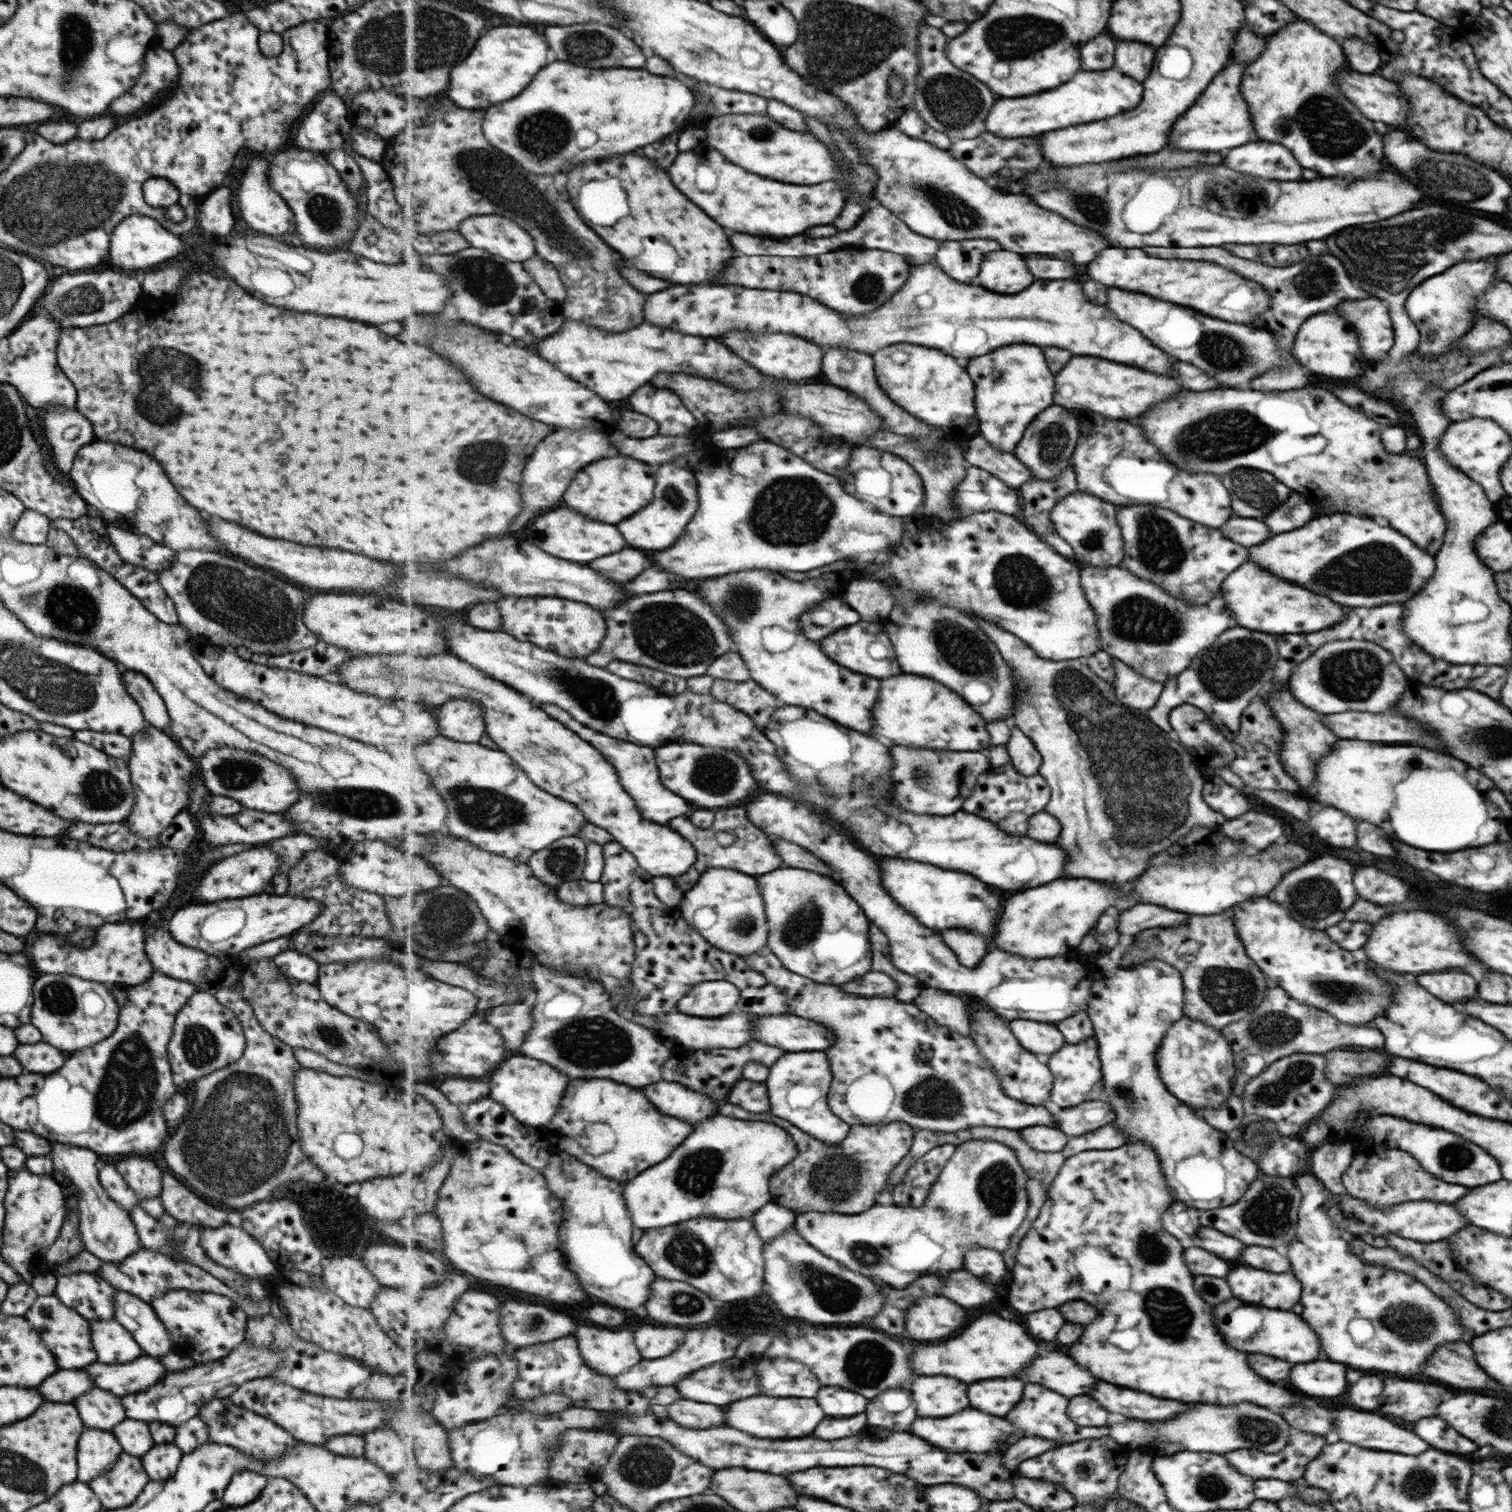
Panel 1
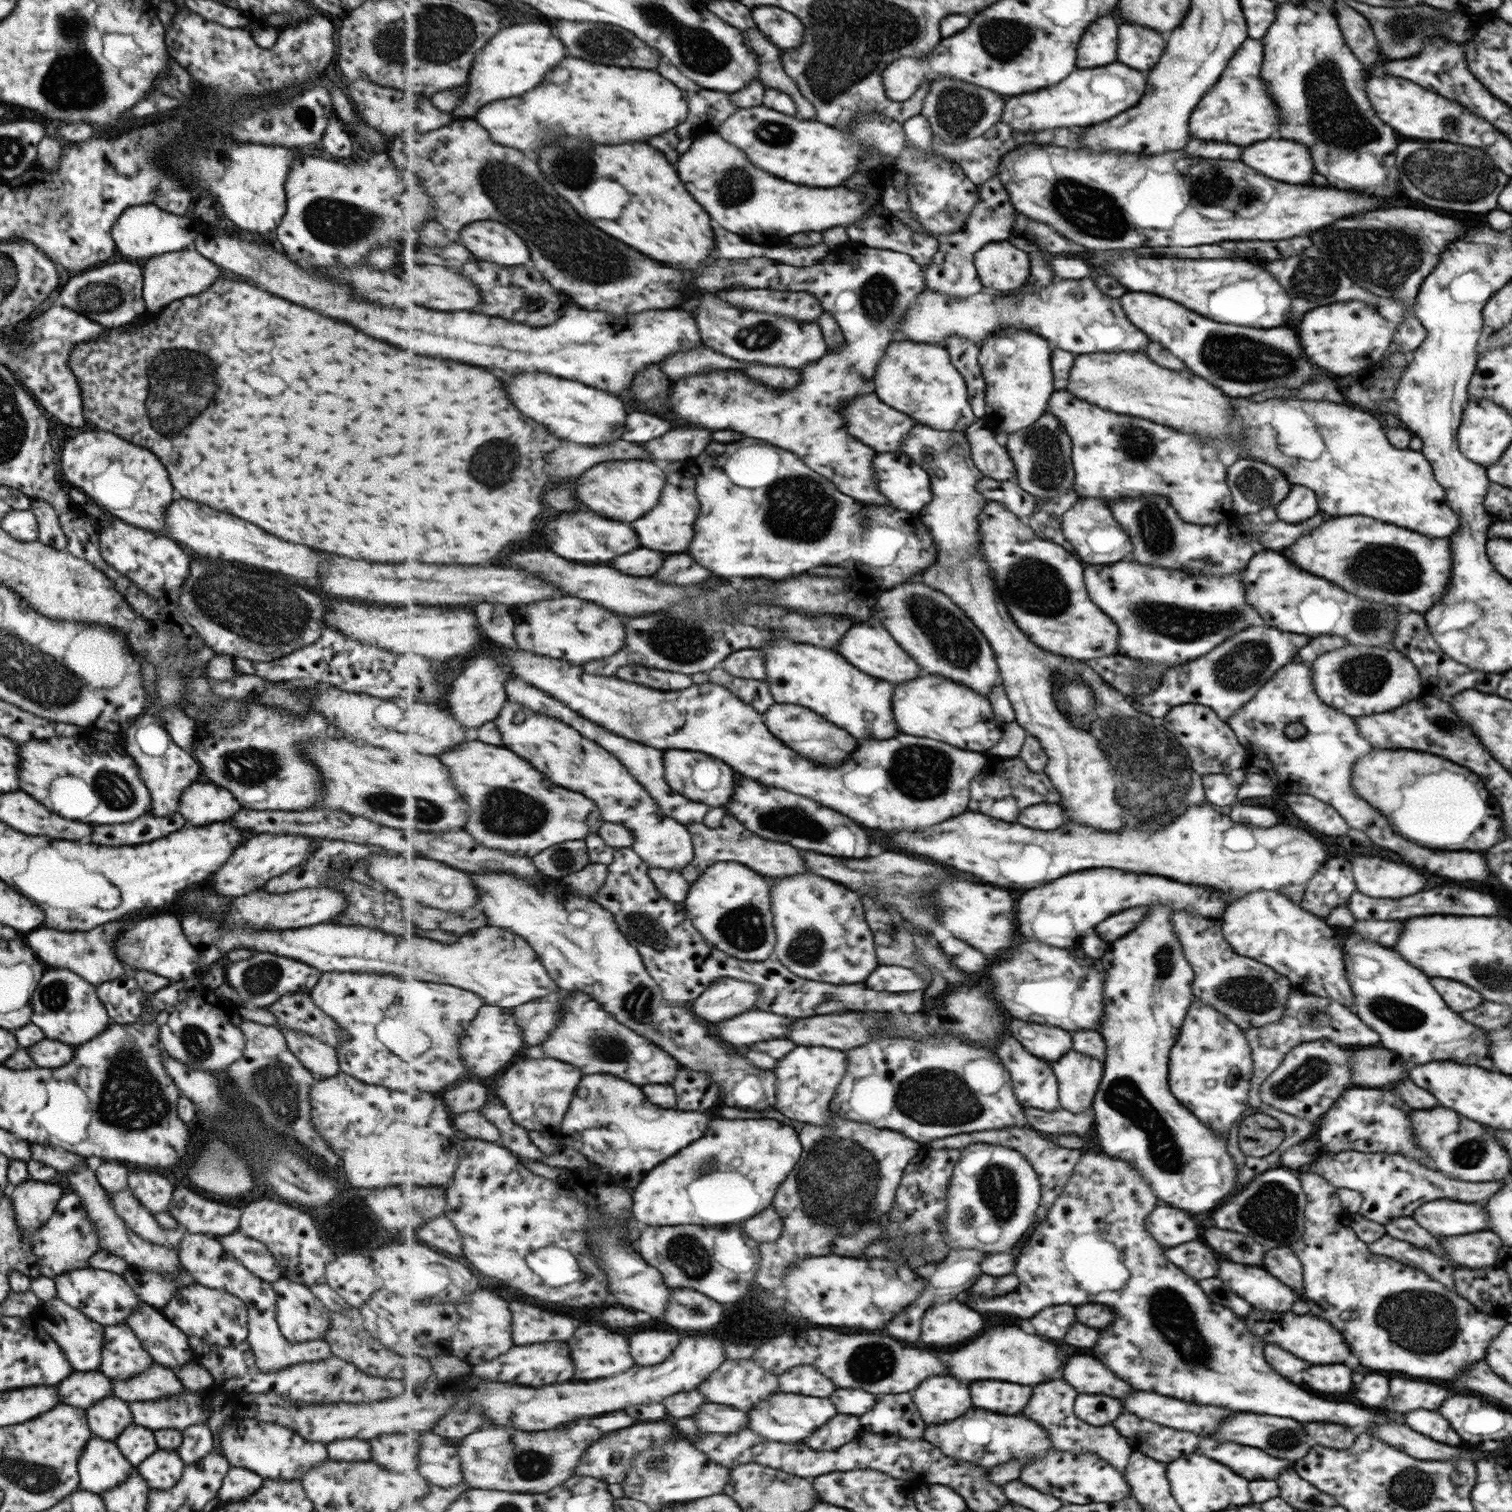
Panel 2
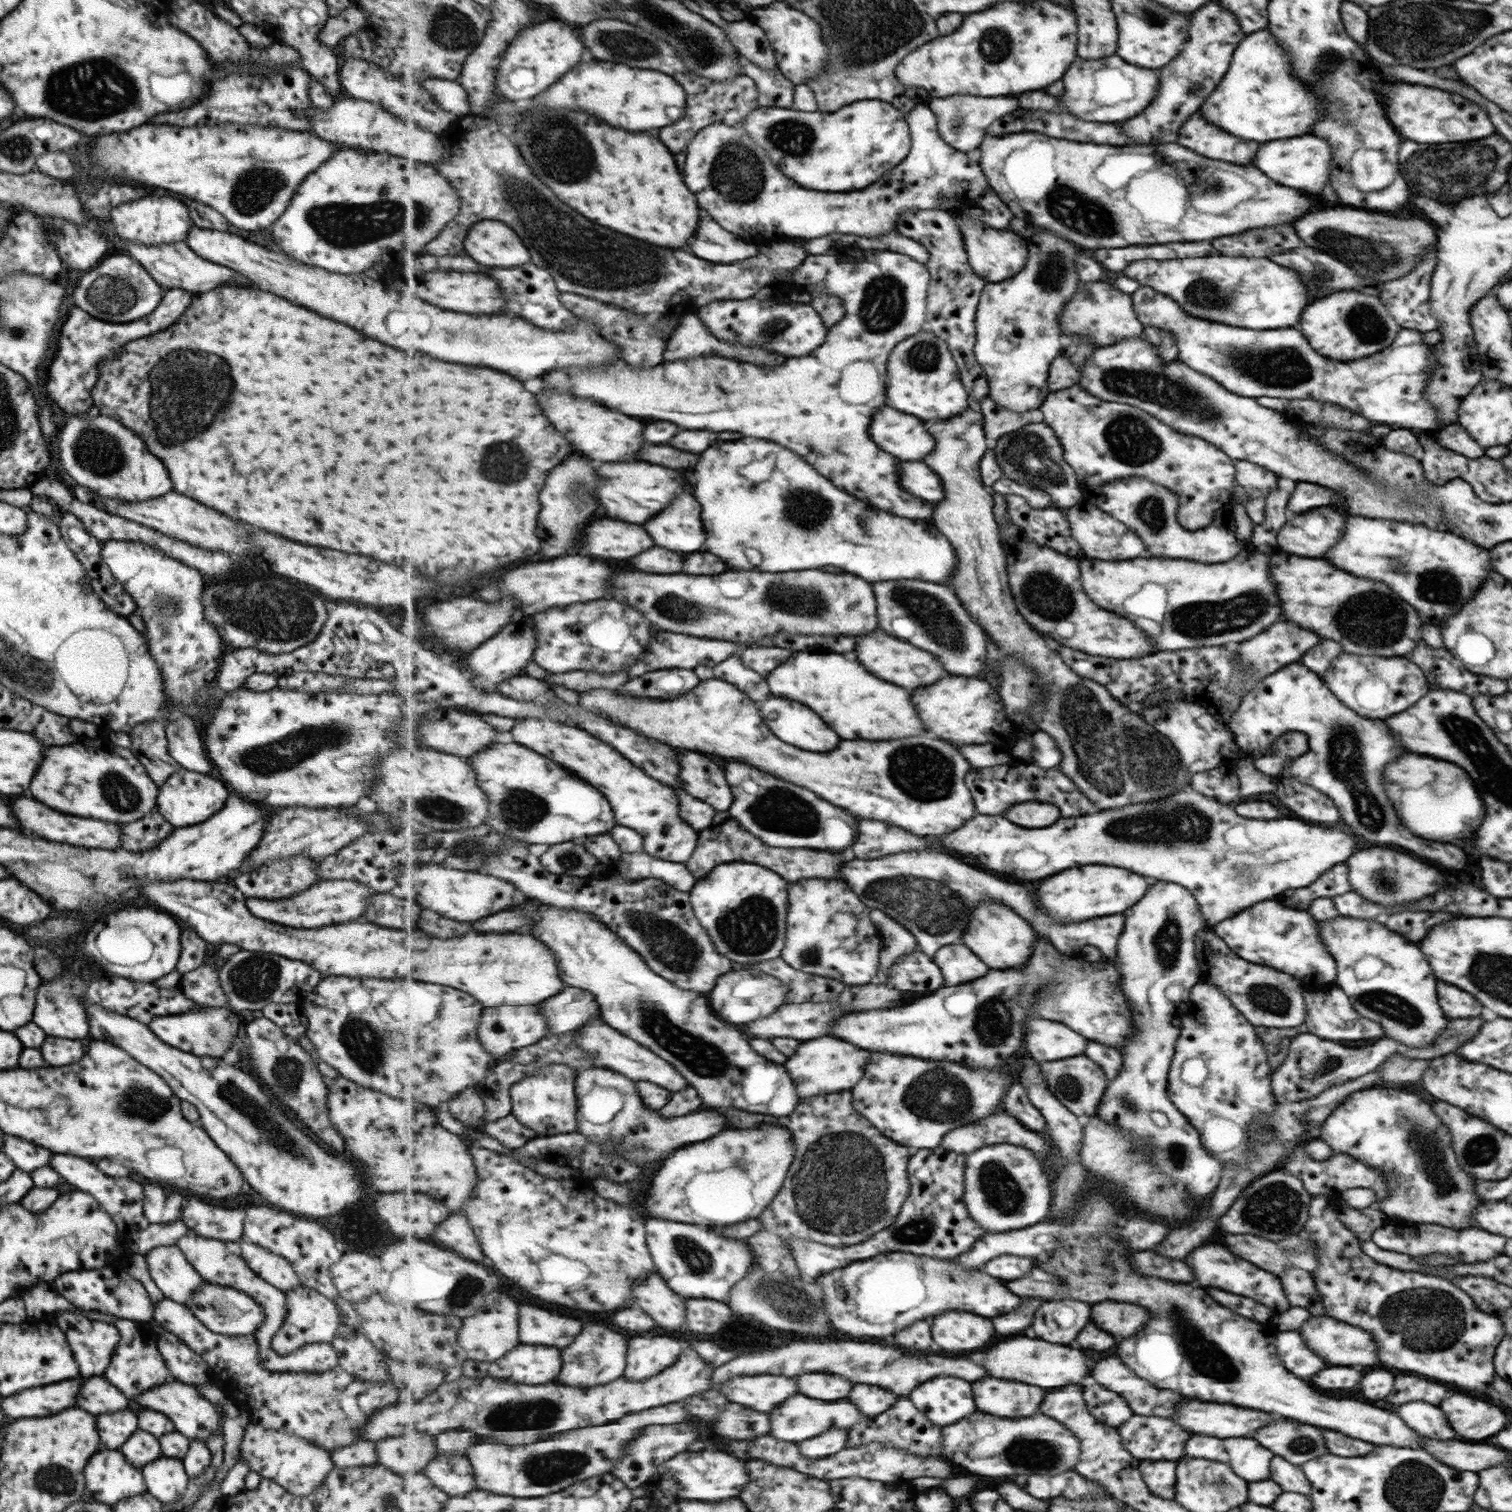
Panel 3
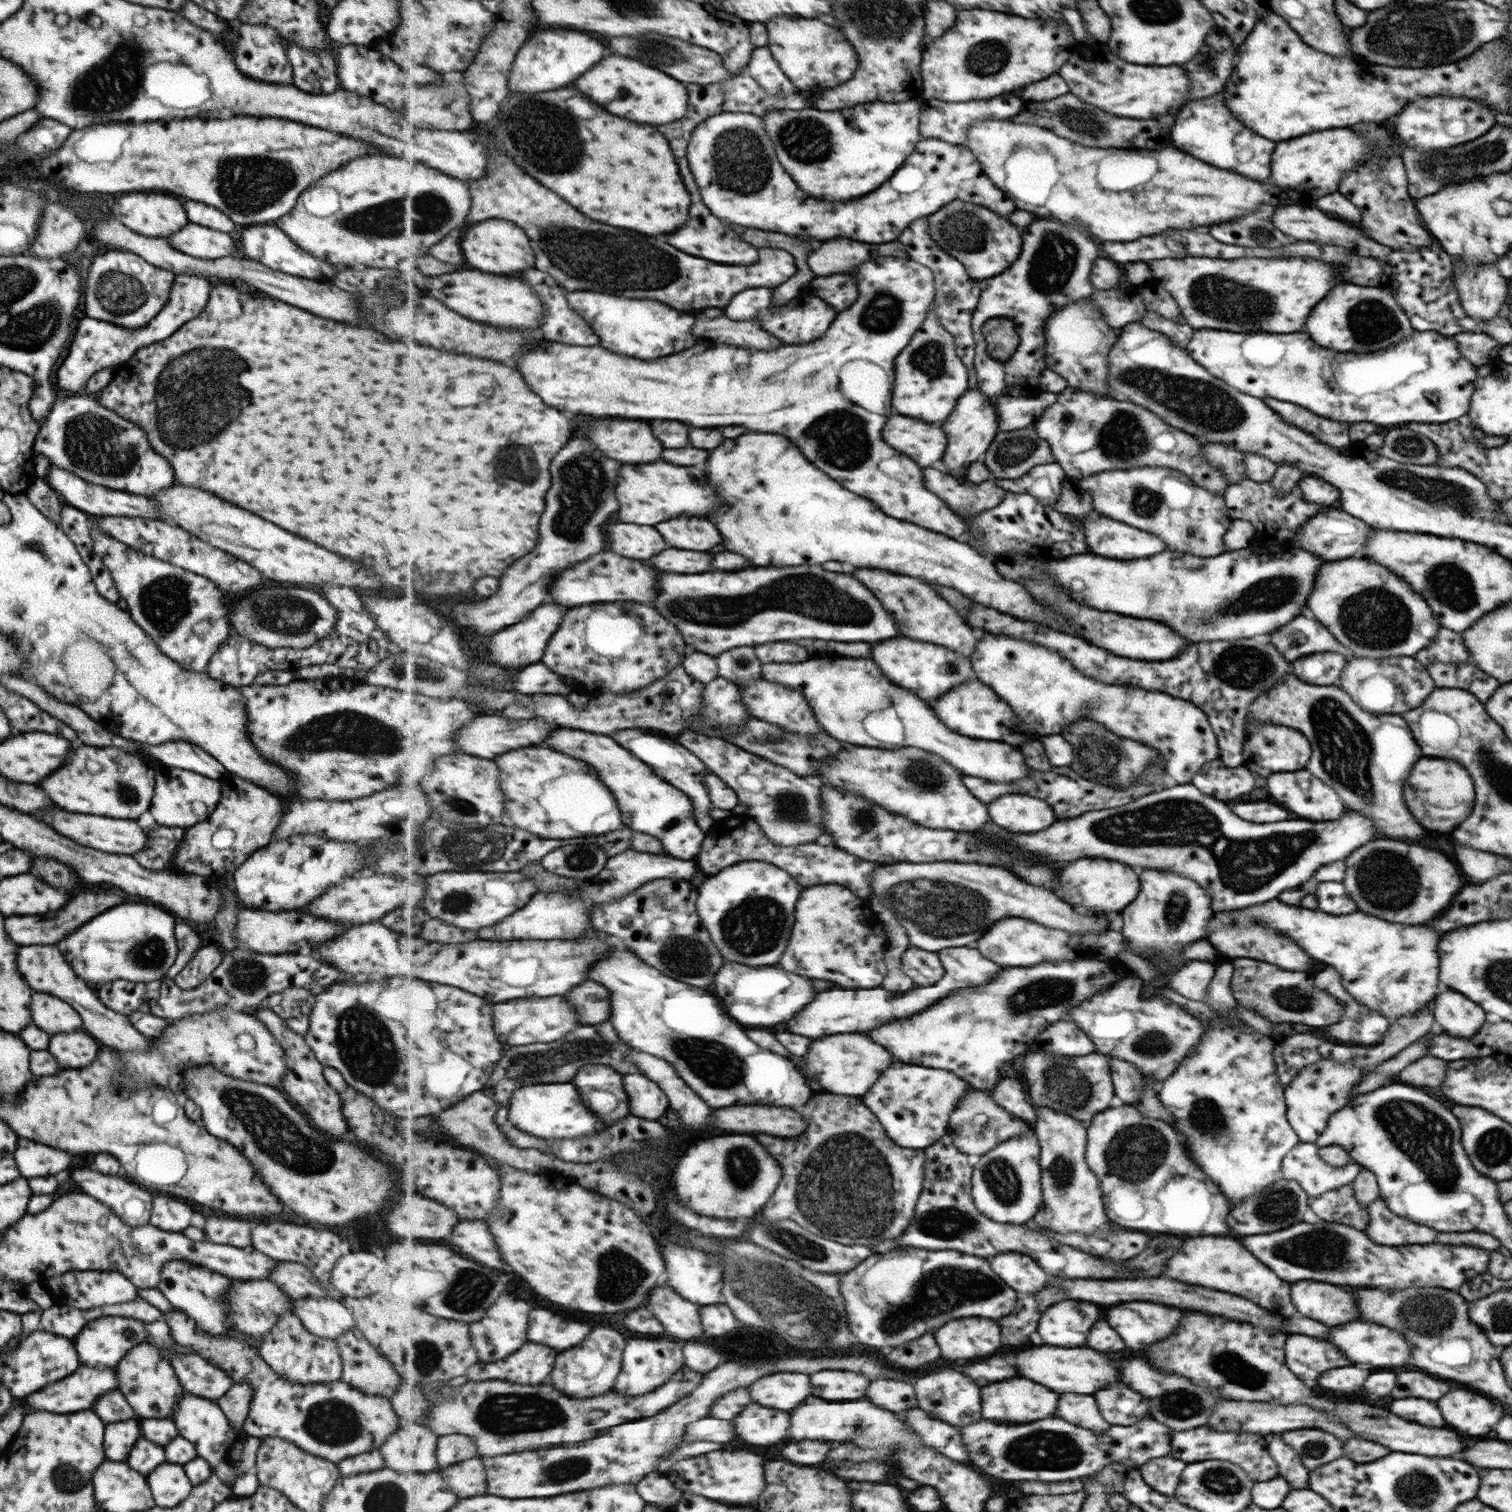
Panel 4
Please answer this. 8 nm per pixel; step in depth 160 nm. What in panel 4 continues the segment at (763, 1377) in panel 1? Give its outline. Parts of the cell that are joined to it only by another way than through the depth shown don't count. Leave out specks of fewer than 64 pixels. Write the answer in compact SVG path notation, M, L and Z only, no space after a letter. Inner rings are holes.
M817 1372L811 1376L813 1396L825 1400L857 1400L863 1399L871 1380L857 1372Z

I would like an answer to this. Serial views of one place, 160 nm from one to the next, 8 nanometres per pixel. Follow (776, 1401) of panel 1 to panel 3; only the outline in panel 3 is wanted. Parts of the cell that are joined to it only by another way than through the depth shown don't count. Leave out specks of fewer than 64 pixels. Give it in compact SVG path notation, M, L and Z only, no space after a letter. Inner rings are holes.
M797 1394L785 1400L783 1404L779 1404L779 1408L771 1412L771 1436L777 1436L779 1440L787 1440L787 1442L803 1442L827 1432L833 1426L851 1430L865 1416L868 1415L847 1400L815 1400L815 1398Z

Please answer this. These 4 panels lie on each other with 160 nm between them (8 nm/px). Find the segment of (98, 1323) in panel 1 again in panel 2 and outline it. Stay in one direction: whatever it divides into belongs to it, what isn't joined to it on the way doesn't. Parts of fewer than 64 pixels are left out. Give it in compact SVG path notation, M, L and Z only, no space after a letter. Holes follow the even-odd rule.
M124 1322L103 1326L103 1330L99 1370L107 1378L126 1379L143 1372L153 1363Z

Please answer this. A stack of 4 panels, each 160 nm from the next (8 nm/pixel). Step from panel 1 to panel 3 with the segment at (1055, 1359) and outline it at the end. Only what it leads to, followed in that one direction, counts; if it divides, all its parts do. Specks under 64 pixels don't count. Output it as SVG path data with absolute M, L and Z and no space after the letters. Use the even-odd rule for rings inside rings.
M1117 1358L1099 1360L1093 1364L1091 1378L1105 1386L1111 1392L1117 1392L1131 1408L1133 1414L1139 1416L1173 1416L1173 1406L1181 1400L1187 1400L1171 1390L1157 1390L1149 1382L1137 1378L1129 1368L1125 1368Z

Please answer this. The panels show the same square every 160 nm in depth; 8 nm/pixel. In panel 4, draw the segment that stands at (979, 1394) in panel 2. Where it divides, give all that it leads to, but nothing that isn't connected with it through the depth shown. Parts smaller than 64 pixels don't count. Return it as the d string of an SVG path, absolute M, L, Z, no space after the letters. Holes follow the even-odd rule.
M1009 1378L1005 1382L989 1384L989 1386L985 1386L985 1392L983 1392L984 1417L999 1422L1023 1424L1055 1416L1057 1402L1059 1402L1057 1392L1053 1392L1037 1382L1031 1382L1027 1378Z

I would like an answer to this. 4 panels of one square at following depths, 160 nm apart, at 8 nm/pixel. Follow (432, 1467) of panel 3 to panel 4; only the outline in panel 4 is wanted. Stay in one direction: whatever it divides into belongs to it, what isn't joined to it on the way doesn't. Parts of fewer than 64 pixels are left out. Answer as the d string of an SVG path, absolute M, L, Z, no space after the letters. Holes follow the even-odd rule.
M479 1456L464 1460L449 1468L440 1468L445 1482L461 1499L481 1496L488 1492L488 1472L485 1472L483 1460Z

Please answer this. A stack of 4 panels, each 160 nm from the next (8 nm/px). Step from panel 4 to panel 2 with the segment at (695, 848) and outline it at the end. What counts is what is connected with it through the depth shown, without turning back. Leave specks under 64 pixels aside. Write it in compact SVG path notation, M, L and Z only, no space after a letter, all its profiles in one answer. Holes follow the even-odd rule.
M508 701L499 713L499 718L494 721L502 734L505 747L523 756L547 780L594 800L605 822L621 824L631 830L635 837L634 851L651 867L681 871L691 864L693 838L687 826L666 817L659 805L655 804L656 800L649 796L649 792L637 780L633 780L634 776L617 760L617 756L601 748L597 742L583 738L565 722L537 714L517 702Z

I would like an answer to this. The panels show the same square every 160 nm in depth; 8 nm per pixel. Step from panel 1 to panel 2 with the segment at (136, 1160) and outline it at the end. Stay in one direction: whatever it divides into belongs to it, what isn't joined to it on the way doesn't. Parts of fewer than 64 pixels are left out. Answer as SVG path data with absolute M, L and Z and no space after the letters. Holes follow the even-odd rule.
M130 1168L126 1187L151 1214L166 1212L174 1187L161 1175L148 1170Z

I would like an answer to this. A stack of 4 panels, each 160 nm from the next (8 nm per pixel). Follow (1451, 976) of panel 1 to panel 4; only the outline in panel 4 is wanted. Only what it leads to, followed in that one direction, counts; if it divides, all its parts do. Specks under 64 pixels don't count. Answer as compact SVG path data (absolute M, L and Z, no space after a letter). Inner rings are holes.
M1447 989L1436 994L1433 999L1433 1016L1449 1036L1470 1037L1485 1022L1485 1014L1480 1005L1460 992Z

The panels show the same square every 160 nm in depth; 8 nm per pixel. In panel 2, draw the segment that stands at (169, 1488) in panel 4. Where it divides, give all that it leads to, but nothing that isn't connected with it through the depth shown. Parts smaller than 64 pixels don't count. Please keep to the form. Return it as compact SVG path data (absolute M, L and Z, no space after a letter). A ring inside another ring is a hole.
M158 1448L135 1468L150 1489L165 1490L180 1479L183 1467L184 1462L176 1451Z

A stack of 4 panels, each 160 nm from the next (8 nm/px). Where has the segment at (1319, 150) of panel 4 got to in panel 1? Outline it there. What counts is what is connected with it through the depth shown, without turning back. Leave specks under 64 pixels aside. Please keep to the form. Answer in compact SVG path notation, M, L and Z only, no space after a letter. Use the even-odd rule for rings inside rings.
M1251 142L1241 148L1233 148L1223 156L1223 164L1235 172L1249 176L1269 178L1269 180L1297 180L1301 176L1301 166L1281 144Z

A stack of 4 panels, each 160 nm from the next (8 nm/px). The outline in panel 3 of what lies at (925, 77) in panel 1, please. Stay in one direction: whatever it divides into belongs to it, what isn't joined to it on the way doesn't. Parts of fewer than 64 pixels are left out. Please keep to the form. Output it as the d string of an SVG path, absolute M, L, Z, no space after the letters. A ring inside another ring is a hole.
M954 94L945 98L932 97L928 107L938 118L938 131L942 139L953 148L963 153L976 153L988 135L988 128L999 118L1015 112L1019 108L1017 98L1007 96L969 96L969 94Z

